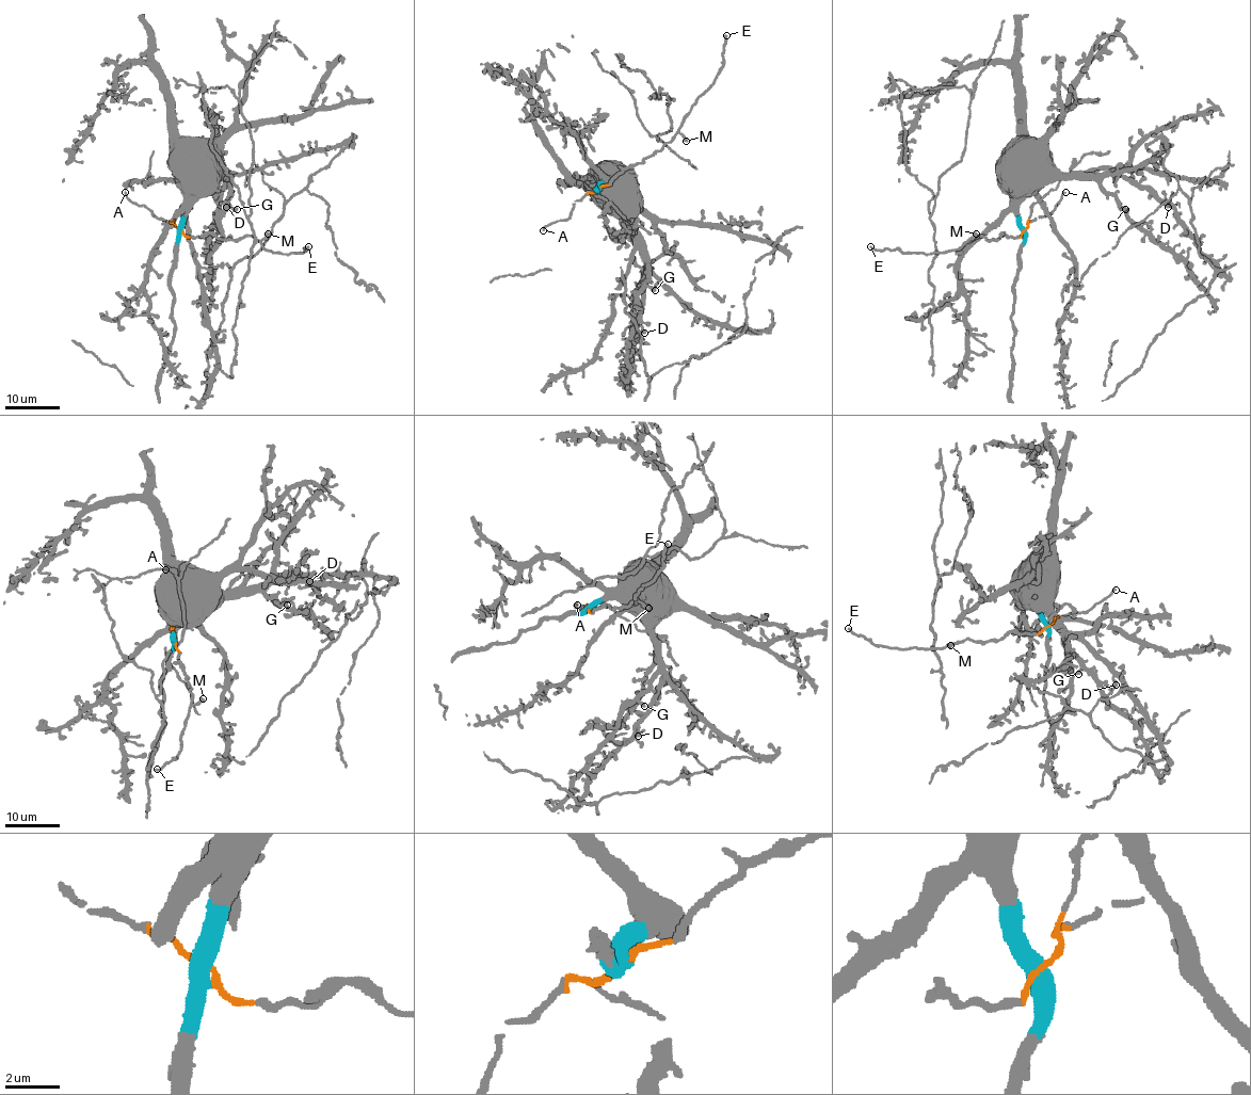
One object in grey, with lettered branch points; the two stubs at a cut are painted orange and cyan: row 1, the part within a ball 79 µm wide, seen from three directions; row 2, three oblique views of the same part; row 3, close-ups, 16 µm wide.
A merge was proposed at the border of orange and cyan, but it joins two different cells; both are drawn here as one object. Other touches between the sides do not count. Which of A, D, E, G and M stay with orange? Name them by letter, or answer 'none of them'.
A, E, M

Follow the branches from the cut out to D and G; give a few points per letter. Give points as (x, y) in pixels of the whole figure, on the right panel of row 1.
D: (1024, 228), (1019, 204), (1043, 186), (1062, 178), (1122, 174), (1145, 187), (1168, 207)
G: (1024, 228), (1019, 204), (1043, 186), (1057, 179), (1093, 178), (1116, 197), (1122, 210), (1124, 208)

